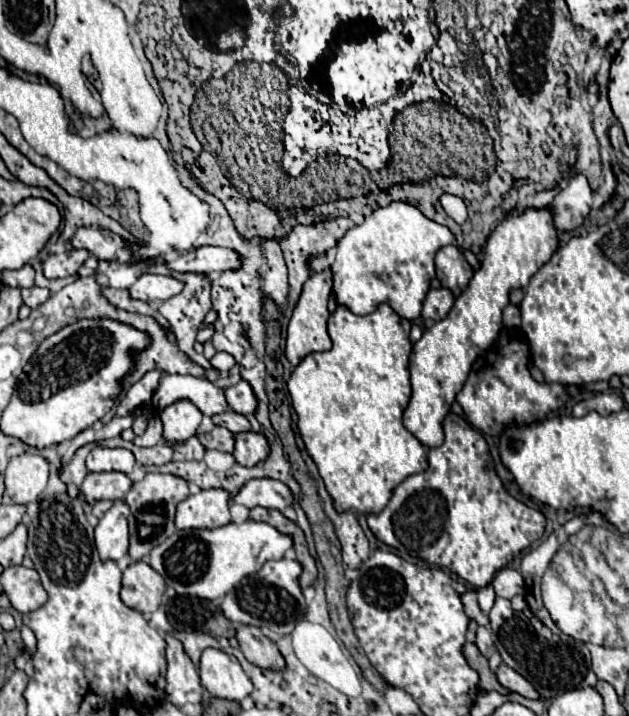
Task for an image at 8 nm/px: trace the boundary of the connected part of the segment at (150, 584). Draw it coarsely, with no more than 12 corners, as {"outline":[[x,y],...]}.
{"outline":[[144,560],[122,576],[120,598],[138,612],[160,606],[166,584]]}

